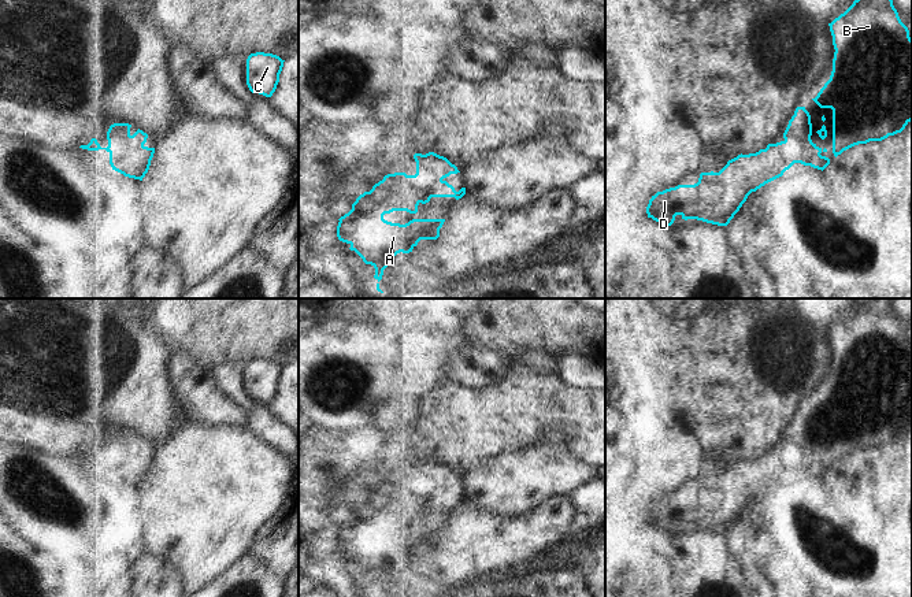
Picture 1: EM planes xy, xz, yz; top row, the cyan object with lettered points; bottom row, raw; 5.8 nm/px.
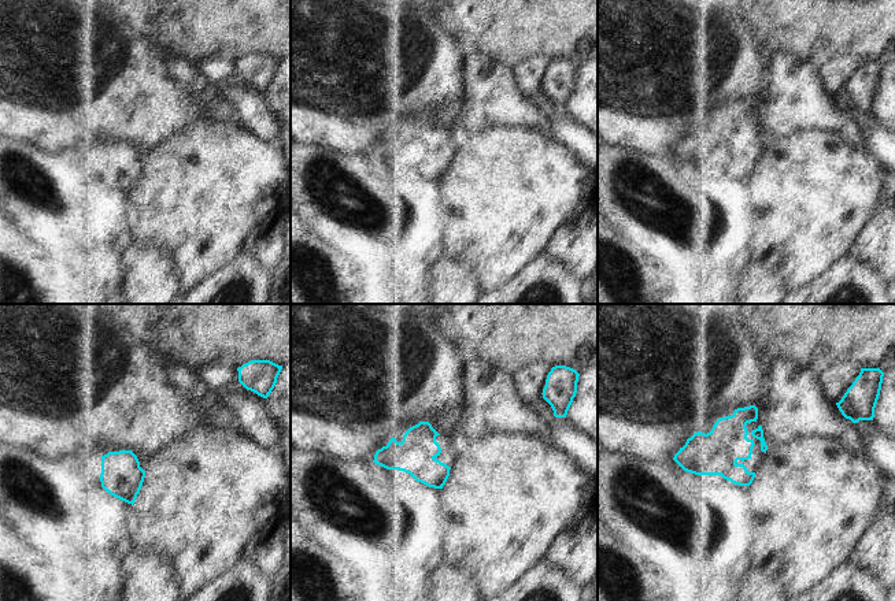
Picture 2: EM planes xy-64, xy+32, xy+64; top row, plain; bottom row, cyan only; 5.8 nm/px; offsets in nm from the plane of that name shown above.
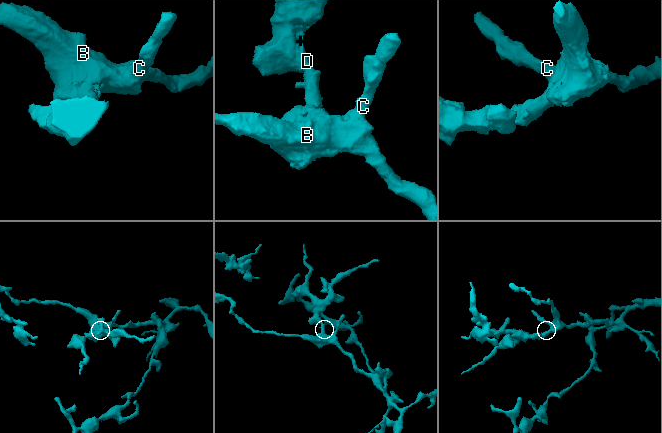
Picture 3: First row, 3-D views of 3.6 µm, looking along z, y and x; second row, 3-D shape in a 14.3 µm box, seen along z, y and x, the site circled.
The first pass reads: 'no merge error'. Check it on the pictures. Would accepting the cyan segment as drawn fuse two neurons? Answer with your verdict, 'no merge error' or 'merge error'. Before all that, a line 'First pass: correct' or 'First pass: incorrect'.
First pass: correct
no merge error

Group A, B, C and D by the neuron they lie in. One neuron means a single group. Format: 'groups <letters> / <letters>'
groups A B C D

